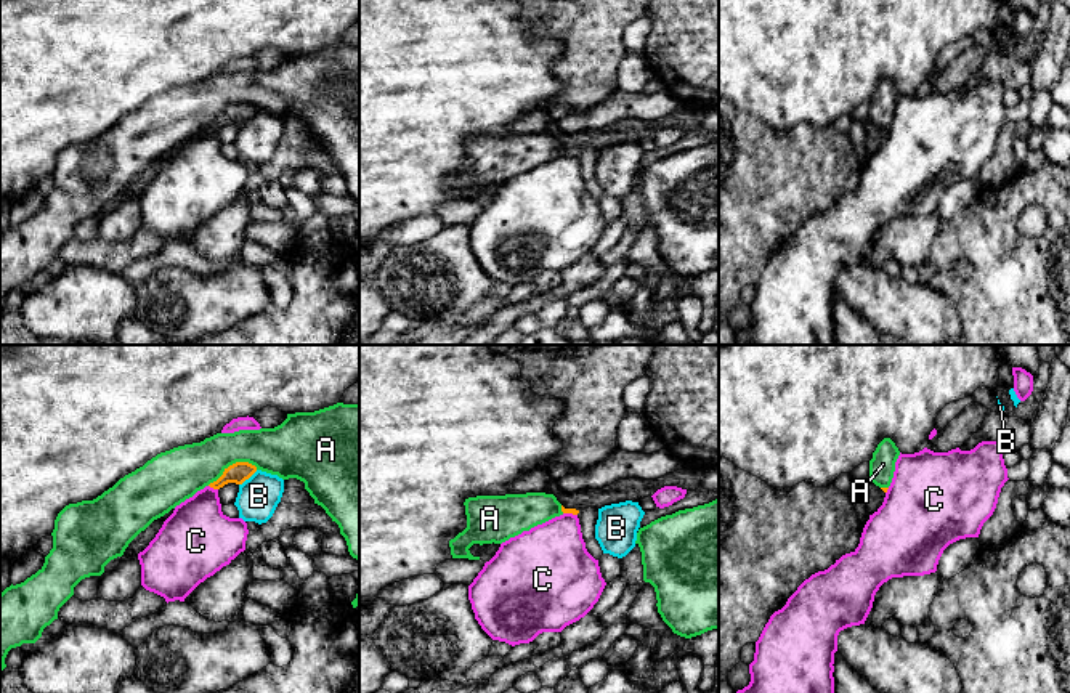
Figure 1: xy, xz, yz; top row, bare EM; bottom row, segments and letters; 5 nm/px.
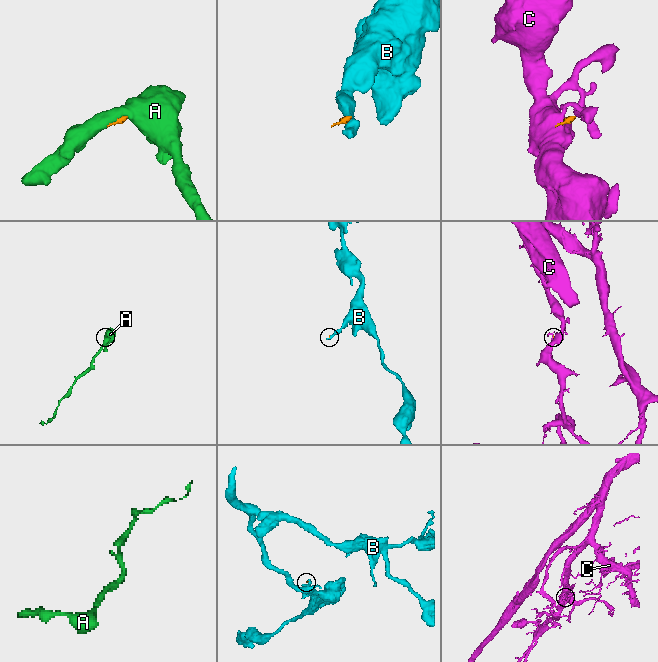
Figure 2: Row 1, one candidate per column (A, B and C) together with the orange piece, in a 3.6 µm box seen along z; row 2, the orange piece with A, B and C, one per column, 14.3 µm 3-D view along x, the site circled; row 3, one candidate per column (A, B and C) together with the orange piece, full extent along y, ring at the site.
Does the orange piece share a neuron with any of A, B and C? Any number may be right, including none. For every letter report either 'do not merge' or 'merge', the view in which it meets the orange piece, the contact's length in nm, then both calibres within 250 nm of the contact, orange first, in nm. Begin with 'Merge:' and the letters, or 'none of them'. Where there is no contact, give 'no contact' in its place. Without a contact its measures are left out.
Merge: none of them
A: do not merge | xy | 280 nm | 100/240 nm
B: do not merge | xy | 120 nm | 100/200 nm
C: do not merge | xy | 50 nm | 100/320 nm

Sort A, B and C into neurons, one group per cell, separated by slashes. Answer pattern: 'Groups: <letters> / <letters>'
Groups: A / B / C

